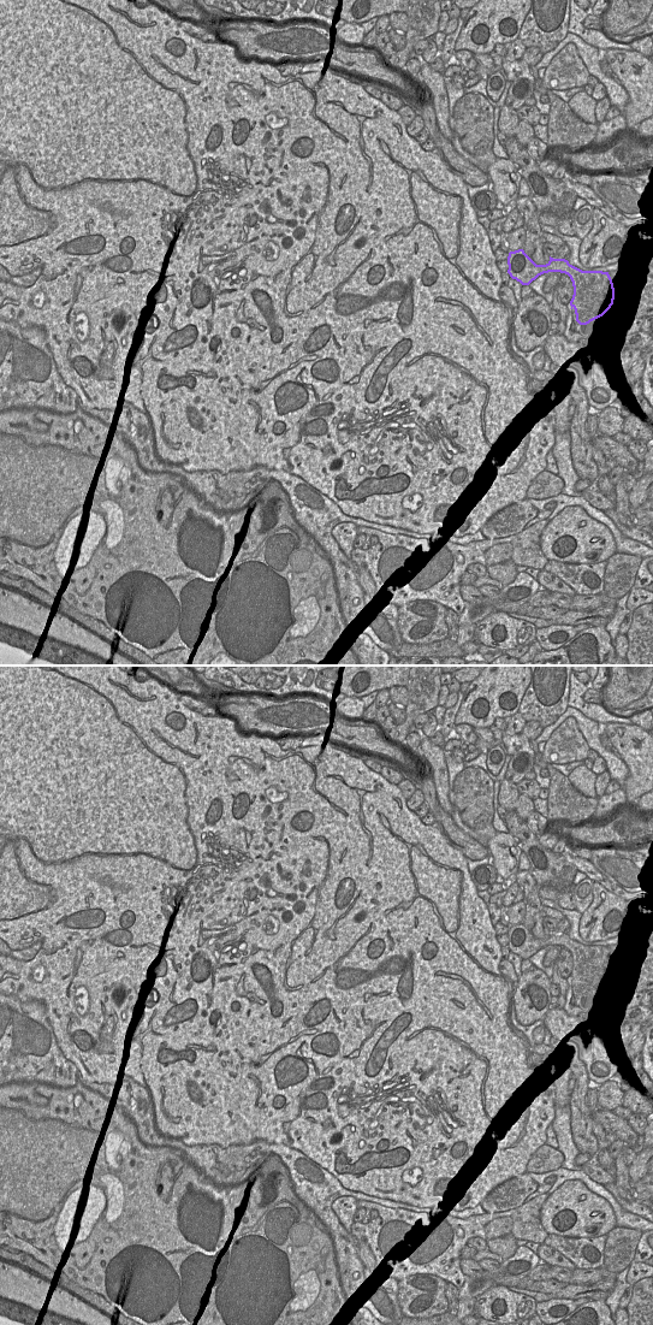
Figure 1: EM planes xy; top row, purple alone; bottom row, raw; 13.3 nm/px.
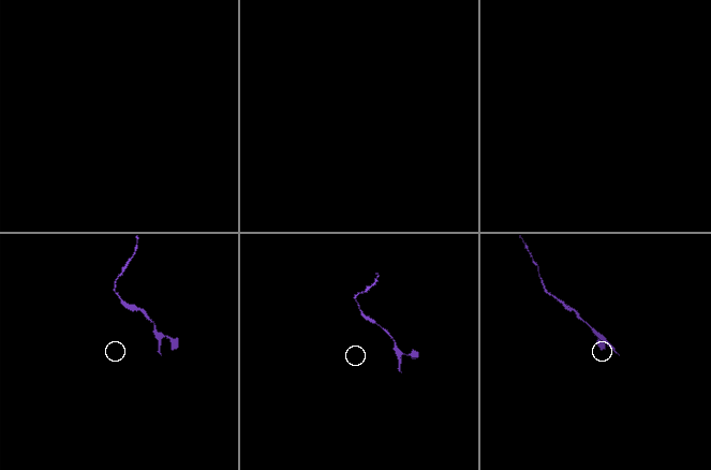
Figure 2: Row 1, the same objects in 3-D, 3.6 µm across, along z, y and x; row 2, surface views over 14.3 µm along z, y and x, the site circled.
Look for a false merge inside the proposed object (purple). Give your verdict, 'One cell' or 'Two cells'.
One cell

